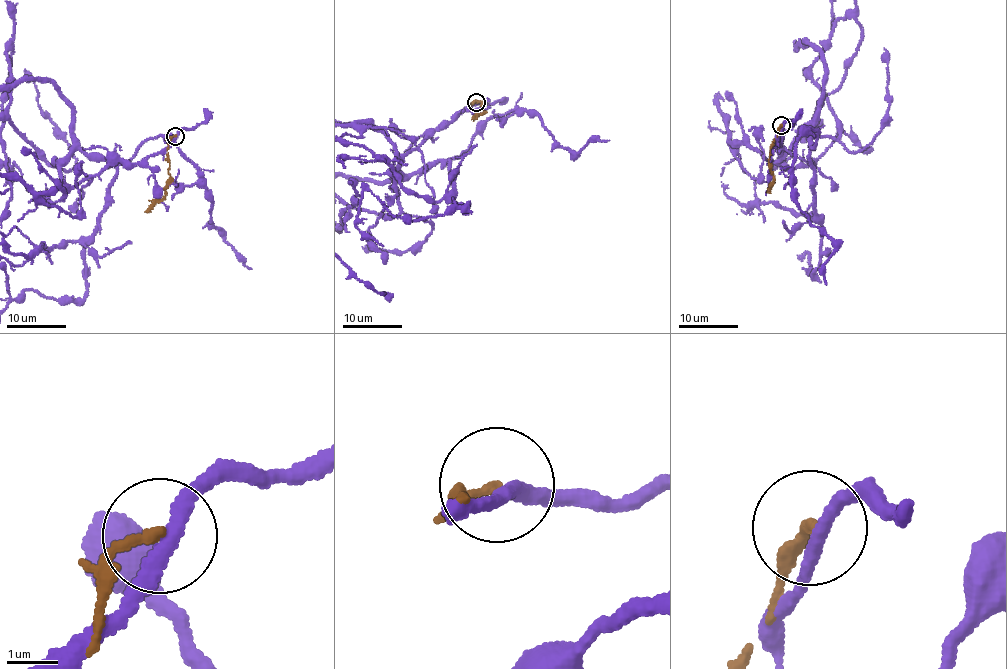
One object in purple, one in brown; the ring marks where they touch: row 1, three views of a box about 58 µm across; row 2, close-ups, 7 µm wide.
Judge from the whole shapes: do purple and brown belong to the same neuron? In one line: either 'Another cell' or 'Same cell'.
Another cell

